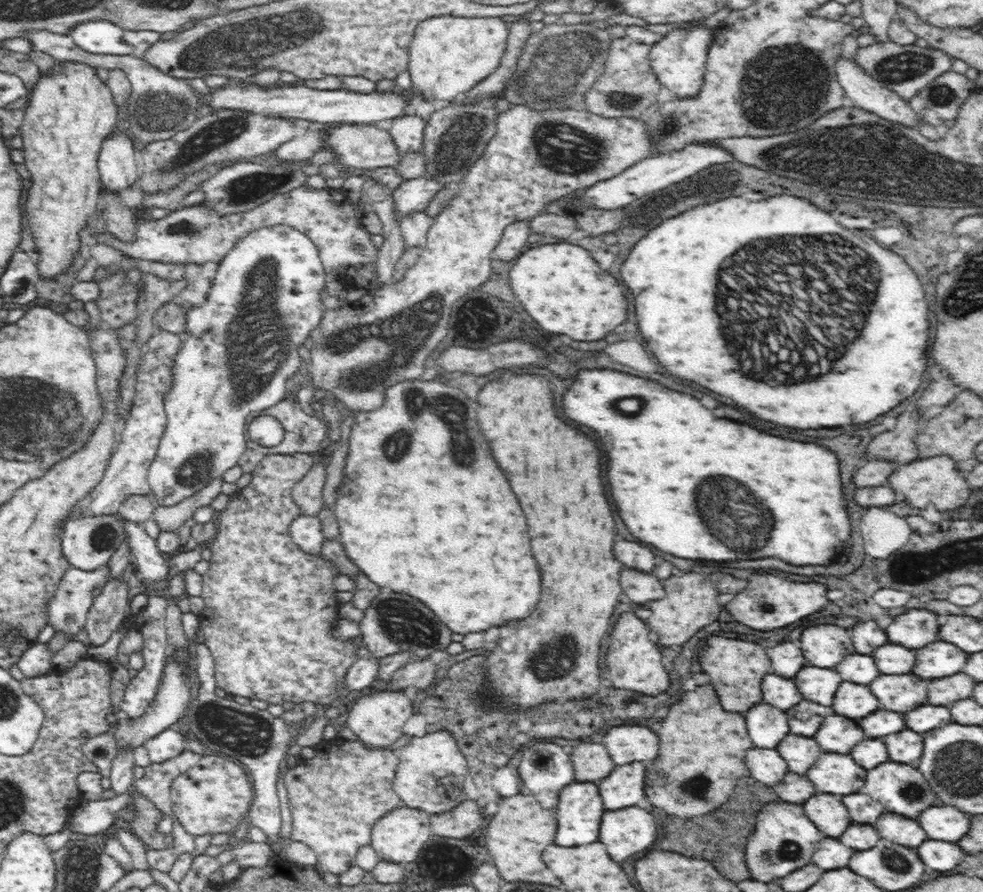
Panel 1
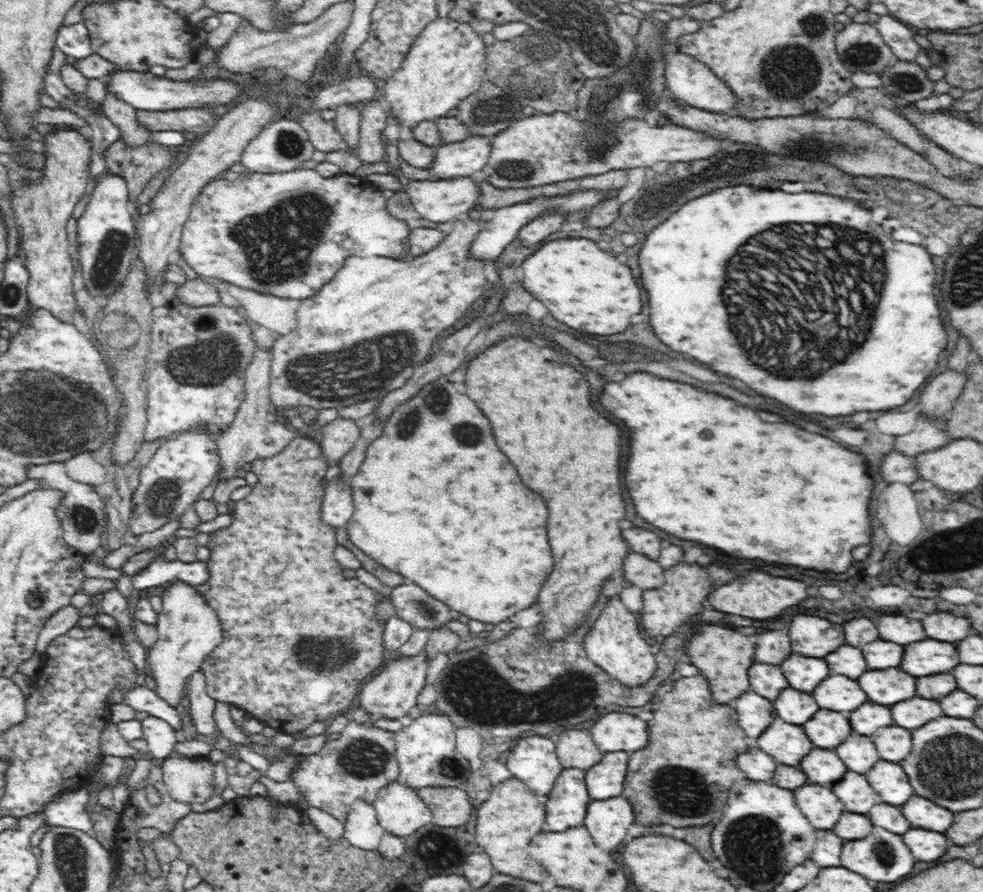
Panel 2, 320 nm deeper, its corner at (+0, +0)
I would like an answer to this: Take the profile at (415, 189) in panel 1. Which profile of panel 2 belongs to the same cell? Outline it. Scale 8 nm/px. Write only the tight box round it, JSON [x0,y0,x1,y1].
[430,134,492,179]

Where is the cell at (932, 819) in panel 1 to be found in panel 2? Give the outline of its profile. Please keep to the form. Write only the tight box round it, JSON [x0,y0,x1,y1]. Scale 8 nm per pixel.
[900,794,955,832]

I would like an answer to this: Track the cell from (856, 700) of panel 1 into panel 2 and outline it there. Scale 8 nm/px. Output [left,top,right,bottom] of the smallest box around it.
[811,674,868,714]

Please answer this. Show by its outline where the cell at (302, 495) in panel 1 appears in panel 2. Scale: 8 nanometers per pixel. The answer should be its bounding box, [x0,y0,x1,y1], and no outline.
[319,417,360,466]

